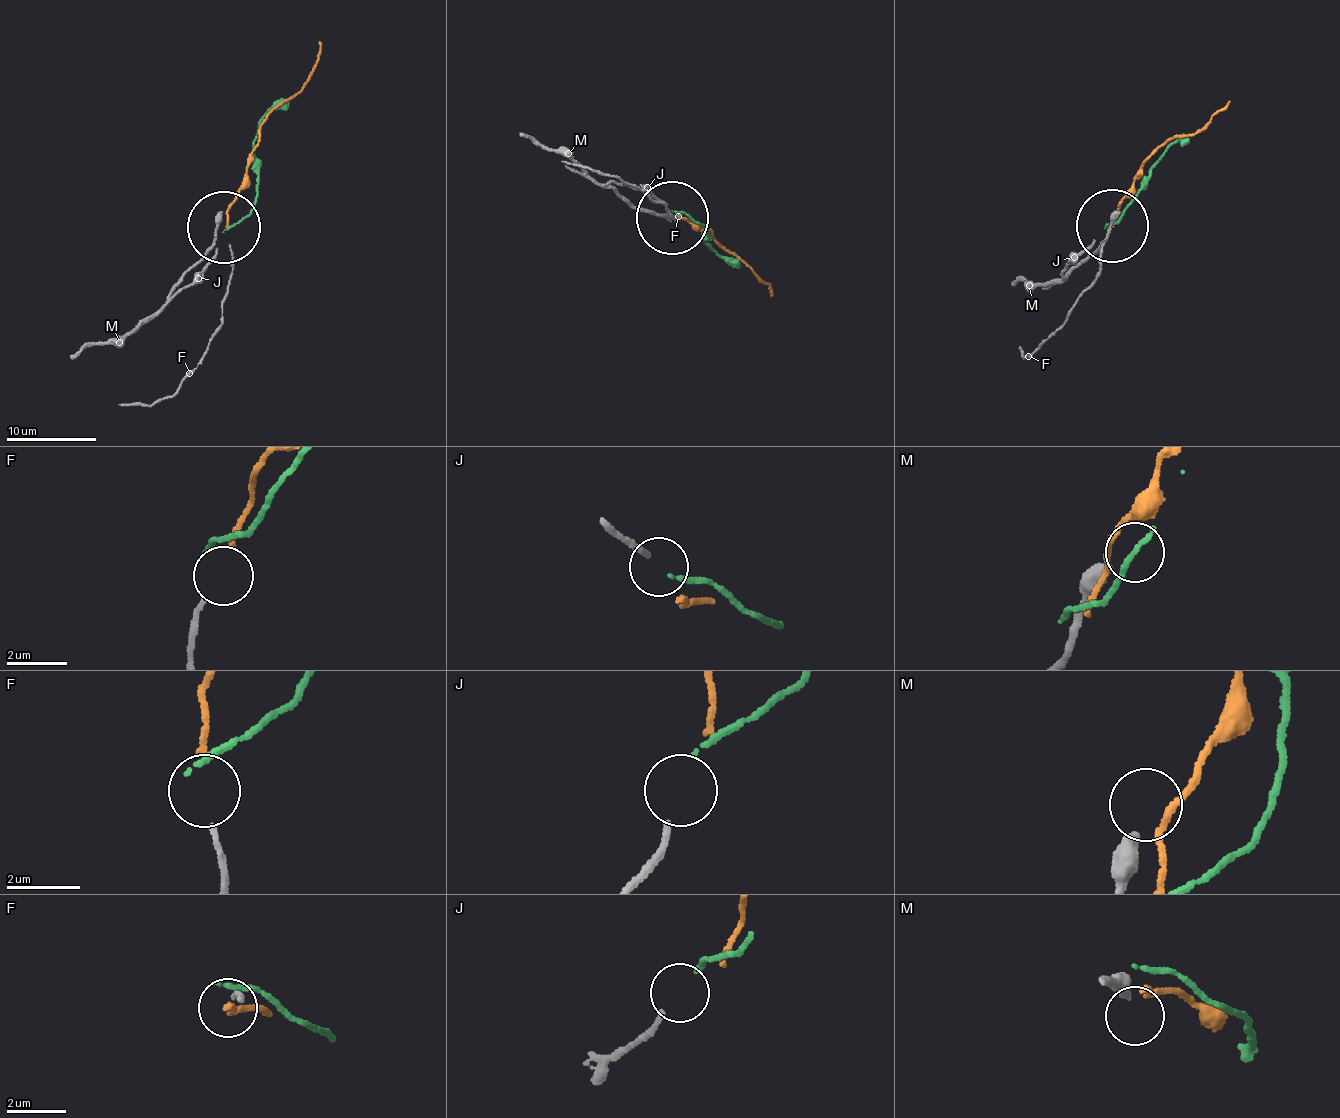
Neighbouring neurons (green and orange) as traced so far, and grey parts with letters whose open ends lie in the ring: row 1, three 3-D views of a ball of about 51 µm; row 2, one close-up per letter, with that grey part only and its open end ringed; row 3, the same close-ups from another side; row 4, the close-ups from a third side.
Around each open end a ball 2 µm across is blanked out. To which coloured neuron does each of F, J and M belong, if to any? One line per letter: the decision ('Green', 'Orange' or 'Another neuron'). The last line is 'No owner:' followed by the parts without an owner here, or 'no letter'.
F: Orange
J: Green
M: Another neuron
No owner: M

